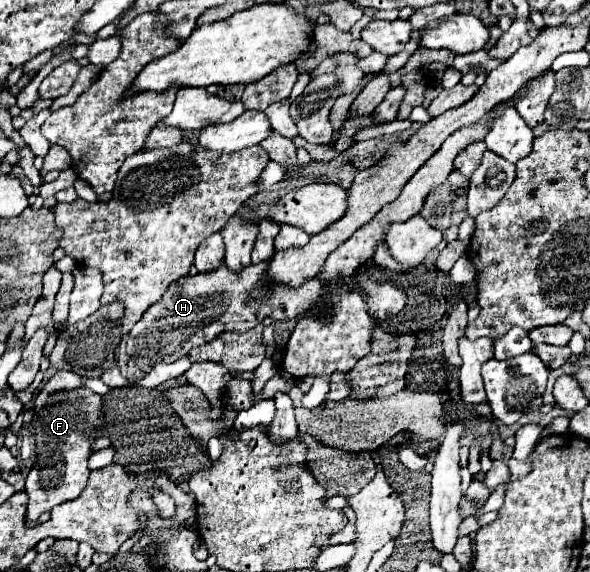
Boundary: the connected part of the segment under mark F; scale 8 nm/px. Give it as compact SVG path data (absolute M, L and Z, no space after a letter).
M58 370L40 390L34 394L34 402L48 402L42 408L32 408L32 434L36 438L36 464L32 466L28 478L26 478L26 492L30 496L28 502L28 520L38 520L42 512L50 512L52 506L62 504L66 500L74 500L82 494L82 490L88 484L90 468L88 468L88 458L92 454L92 444L96 440L96 430L102 426L102 396L92 392L86 384L86 378L68 372L68 370Z

